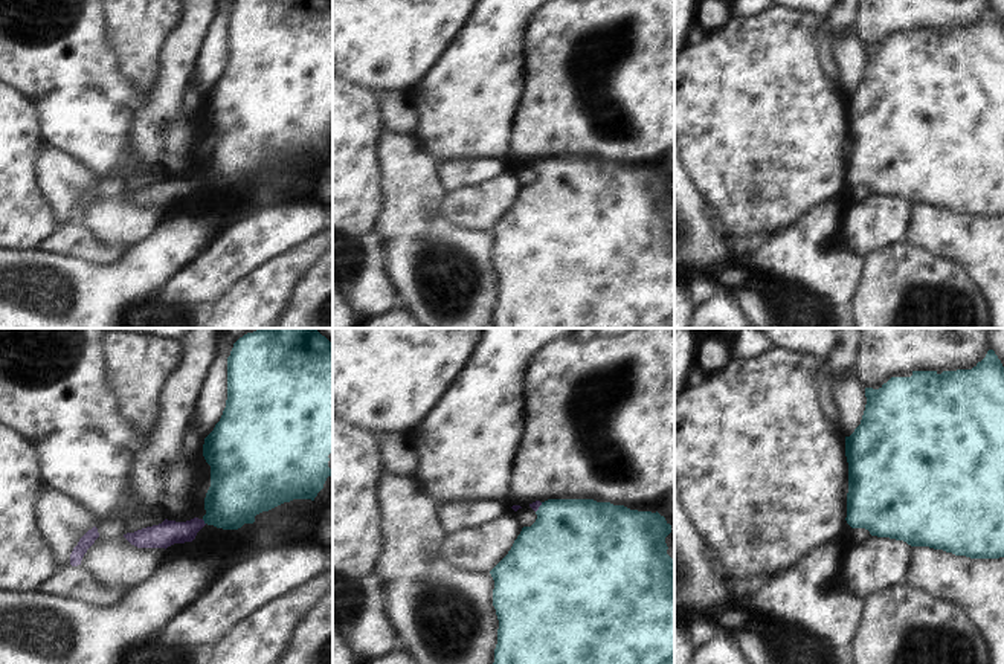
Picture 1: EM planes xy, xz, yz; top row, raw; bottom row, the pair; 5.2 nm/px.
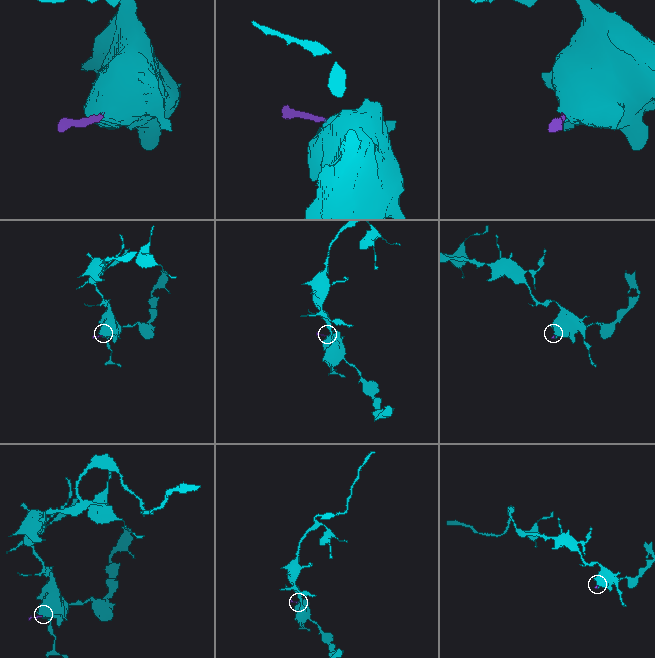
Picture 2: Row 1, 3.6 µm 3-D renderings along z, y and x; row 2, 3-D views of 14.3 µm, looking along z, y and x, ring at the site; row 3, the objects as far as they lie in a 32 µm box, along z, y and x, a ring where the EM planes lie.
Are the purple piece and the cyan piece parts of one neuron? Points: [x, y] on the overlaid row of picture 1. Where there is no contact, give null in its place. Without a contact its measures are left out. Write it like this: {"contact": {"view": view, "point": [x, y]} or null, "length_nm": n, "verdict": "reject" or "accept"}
{"contact": {"view": "xy", "point": [203, 522]}, "length_nm": 40, "verdict": "accept"}

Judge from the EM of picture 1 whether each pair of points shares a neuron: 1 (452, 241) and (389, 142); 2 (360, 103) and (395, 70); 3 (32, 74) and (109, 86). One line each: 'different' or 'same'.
1: same
2: different
3: same

